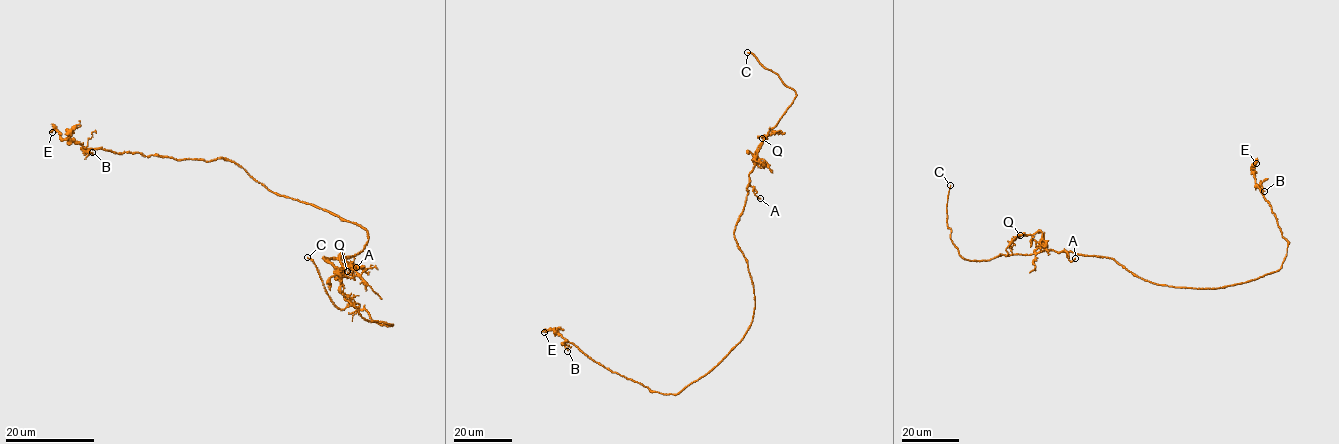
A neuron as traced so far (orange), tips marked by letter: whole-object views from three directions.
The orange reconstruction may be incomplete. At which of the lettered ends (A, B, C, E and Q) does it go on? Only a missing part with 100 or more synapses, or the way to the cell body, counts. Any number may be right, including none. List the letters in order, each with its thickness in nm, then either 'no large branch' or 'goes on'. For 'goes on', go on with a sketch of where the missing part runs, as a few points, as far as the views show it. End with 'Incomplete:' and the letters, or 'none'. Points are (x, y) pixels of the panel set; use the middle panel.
A: 140 nm thick; no large branch
B: 120 nm thick; no large branch
C: 220 nm thick; goes on
E: 120 nm thick; no large branch
Q: 100 nm thick; no large branch
Incomplete: C

